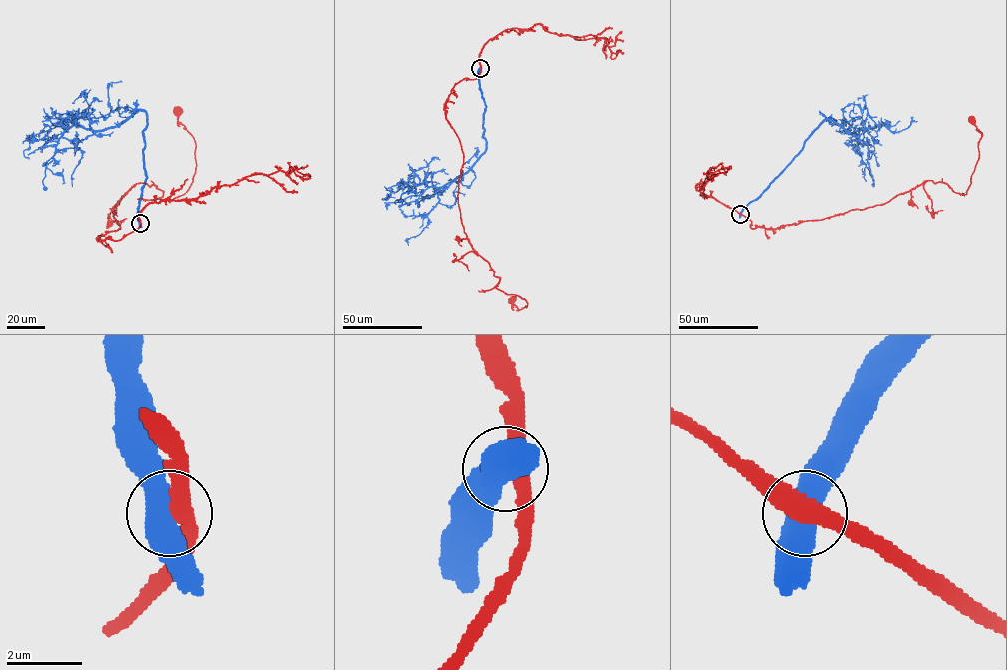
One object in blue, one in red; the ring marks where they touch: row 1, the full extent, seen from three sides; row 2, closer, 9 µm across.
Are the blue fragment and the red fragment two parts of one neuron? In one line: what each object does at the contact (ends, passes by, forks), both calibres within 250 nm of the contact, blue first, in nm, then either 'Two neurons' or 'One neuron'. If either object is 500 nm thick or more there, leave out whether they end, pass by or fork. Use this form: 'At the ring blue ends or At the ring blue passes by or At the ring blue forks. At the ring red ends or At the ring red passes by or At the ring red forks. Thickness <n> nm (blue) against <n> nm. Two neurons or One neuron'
Thickness 600 nm (blue) against 440 nm. Two neurons

